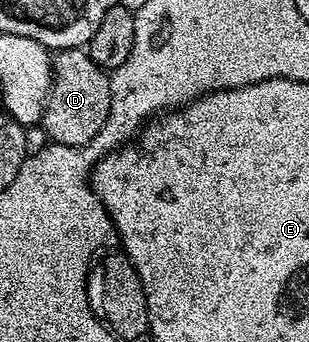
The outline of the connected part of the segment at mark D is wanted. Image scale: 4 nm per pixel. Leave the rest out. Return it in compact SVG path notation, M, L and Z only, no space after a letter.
M70 47L67 51L55 51L51 64L51 91L47 95L47 104L43 106L41 127L47 130L47 139L53 143L84 147L105 125L111 108L111 80L108 72L97 66L84 48Z

